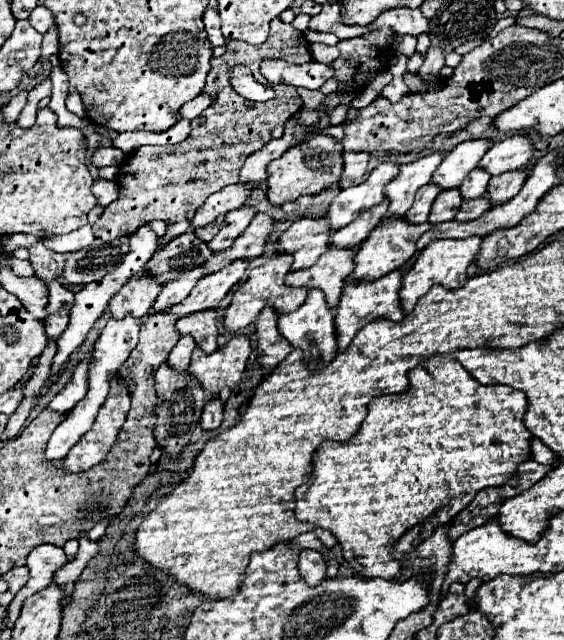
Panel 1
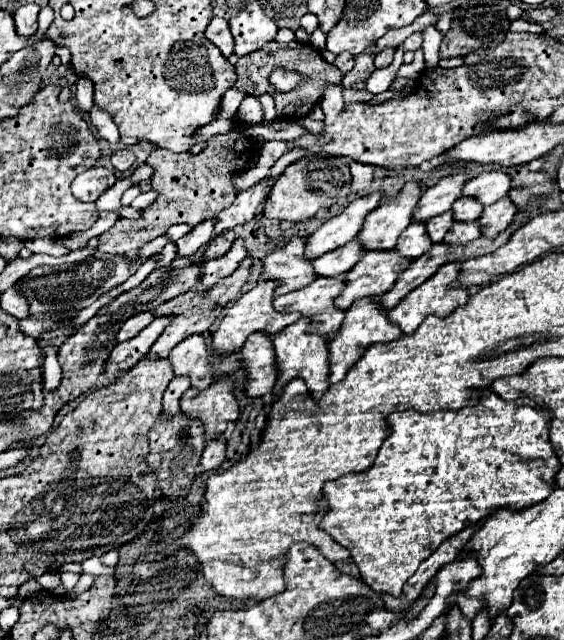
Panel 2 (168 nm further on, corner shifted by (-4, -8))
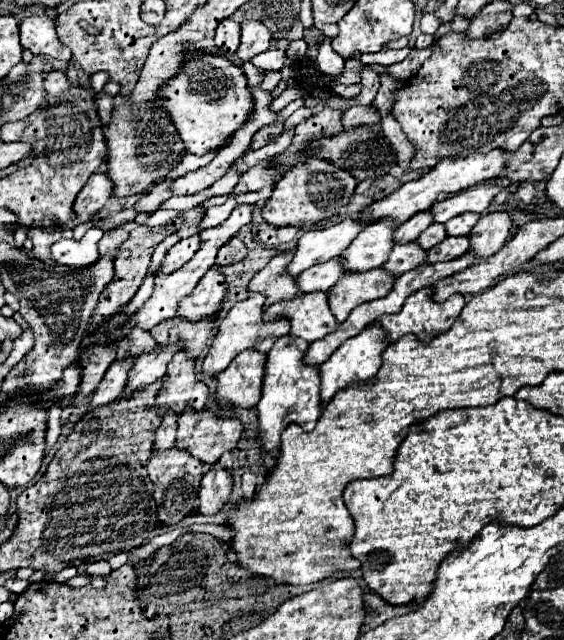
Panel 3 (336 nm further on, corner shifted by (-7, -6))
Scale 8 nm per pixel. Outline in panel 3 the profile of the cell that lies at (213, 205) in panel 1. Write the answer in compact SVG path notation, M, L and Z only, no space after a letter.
M198 234L196 236L190 236L190 238L184 238L180 240L176 246L172 246L164 258L164 262L160 264L160 268L156 270L154 276L160 276L160 274L170 274L170 272L176 272L178 268L182 268L198 250L200 246L200 238Z

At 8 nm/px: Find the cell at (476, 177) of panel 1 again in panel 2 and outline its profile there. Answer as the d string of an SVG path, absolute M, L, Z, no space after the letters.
M471 196L457 198L455 204L453 204L455 220L463 220L463 222L477 220L481 216L481 212L483 212L483 204L477 198L471 198Z

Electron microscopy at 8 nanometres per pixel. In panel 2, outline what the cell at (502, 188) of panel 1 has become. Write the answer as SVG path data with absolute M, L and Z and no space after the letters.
M503 196L503 198L497 200L495 204L485 206L483 216L479 218L483 236L495 238L499 232L503 232L503 230L511 224L515 212L517 212L517 206L511 202L509 196Z

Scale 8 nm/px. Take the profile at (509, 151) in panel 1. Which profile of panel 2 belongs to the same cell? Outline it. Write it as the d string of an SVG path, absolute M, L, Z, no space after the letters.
M489 170L481 172L477 178L469 180L463 188L463 196L473 196L483 202L483 206L489 206L491 202L497 202L499 198L507 196L511 188L511 176L503 170Z

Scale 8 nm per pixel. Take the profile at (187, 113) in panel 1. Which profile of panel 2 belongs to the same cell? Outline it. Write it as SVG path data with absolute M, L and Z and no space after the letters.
M227 90L225 94L223 94L223 98L221 98L221 102L219 102L219 110L217 110L217 114L215 114L215 118L223 118L223 120L229 120L235 112L237 112L237 108L239 108L239 104L241 104L241 100L245 98L247 94L245 92L239 92L239 90Z

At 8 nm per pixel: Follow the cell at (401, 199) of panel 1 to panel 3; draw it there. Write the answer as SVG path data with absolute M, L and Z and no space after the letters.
M378 220L366 226L340 256L344 272L368 272L380 268L394 246L394 230L396 226L392 220Z

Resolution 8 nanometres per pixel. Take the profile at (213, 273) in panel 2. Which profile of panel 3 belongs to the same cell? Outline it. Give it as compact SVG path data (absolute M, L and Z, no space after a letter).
M210 268L210 272L198 282L194 292L180 300L176 318L198 322L214 316L222 306L224 292L226 292L224 276L218 272L218 268Z

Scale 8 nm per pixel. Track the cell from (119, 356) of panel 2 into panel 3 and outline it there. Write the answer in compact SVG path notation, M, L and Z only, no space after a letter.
M128 358L122 362L118 362L118 360L114 360L114 362L116 364L108 368L106 376L94 390L94 396L90 398L90 404L88 404L88 412L92 412L94 408L100 408L100 406L106 406L106 404L118 400L118 396L122 396L124 386L126 386L126 376L128 376L130 368L134 366L134 360Z

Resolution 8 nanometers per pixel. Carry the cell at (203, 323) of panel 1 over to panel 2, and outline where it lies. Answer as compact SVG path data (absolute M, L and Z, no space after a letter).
M191 334L179 346L175 346L169 354L169 360L173 364L173 370L177 376L189 376L191 384L203 390L213 380L213 366L209 362L205 336L203 334Z

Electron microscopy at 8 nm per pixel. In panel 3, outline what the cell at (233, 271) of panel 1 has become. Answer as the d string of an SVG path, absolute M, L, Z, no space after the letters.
M172 344L170 348L162 348L162 350L156 348L150 354L142 354L134 362L128 374L128 384L124 388L122 398L130 398L134 392L144 390L148 384L160 380L166 374L166 366L172 360L172 356L178 352L178 348L182 348L182 344Z

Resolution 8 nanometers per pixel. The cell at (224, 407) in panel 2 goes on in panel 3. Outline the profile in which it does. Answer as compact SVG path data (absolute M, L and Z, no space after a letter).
M210 410L184 412L178 418L176 448L190 452L202 464L216 464L224 452L236 448L242 434L242 422L216 418Z

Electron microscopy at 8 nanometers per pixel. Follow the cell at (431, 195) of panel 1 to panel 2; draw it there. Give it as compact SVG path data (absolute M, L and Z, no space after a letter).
M411 222L411 226L407 226L407 230L399 236L395 248L407 258L419 258L431 248L431 244L433 242L425 230L425 222Z

